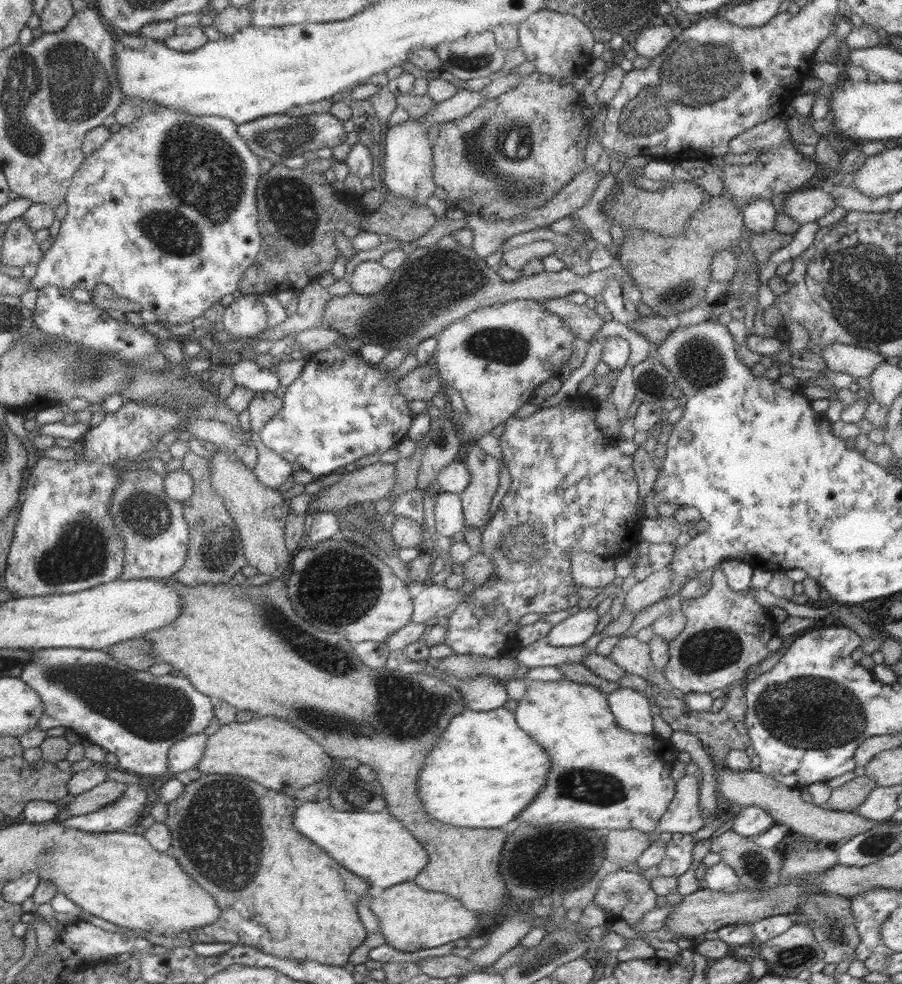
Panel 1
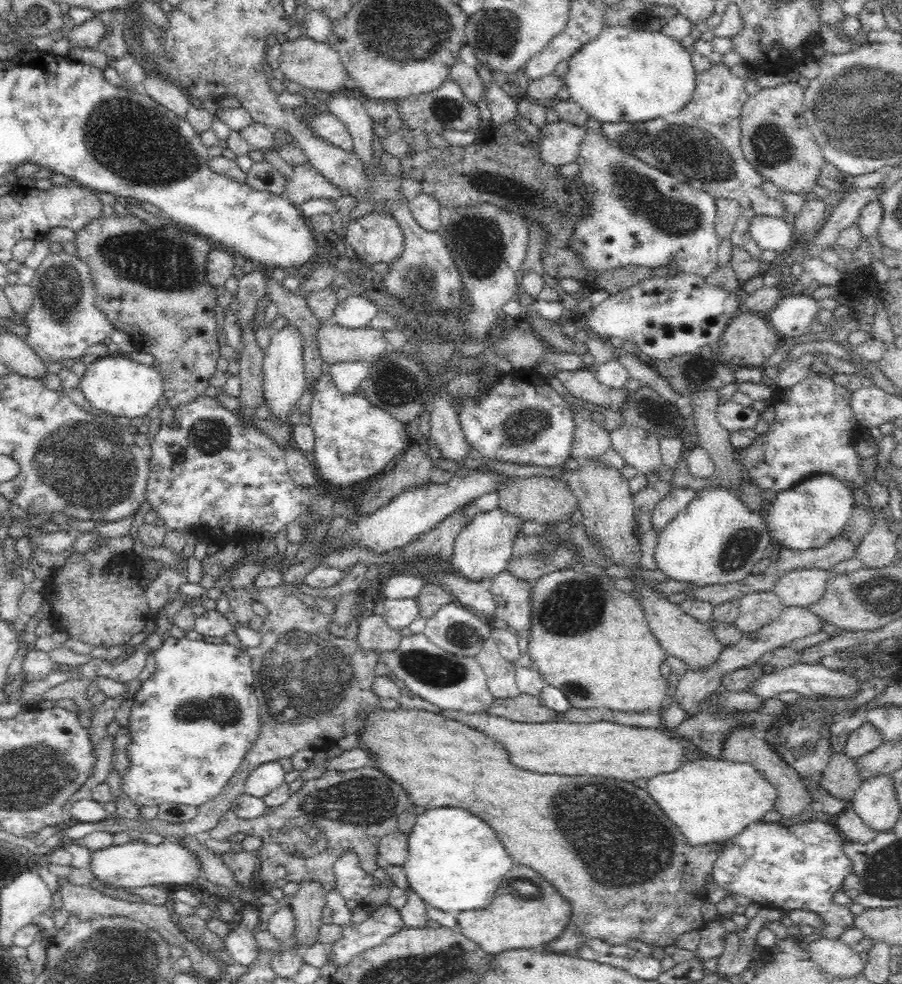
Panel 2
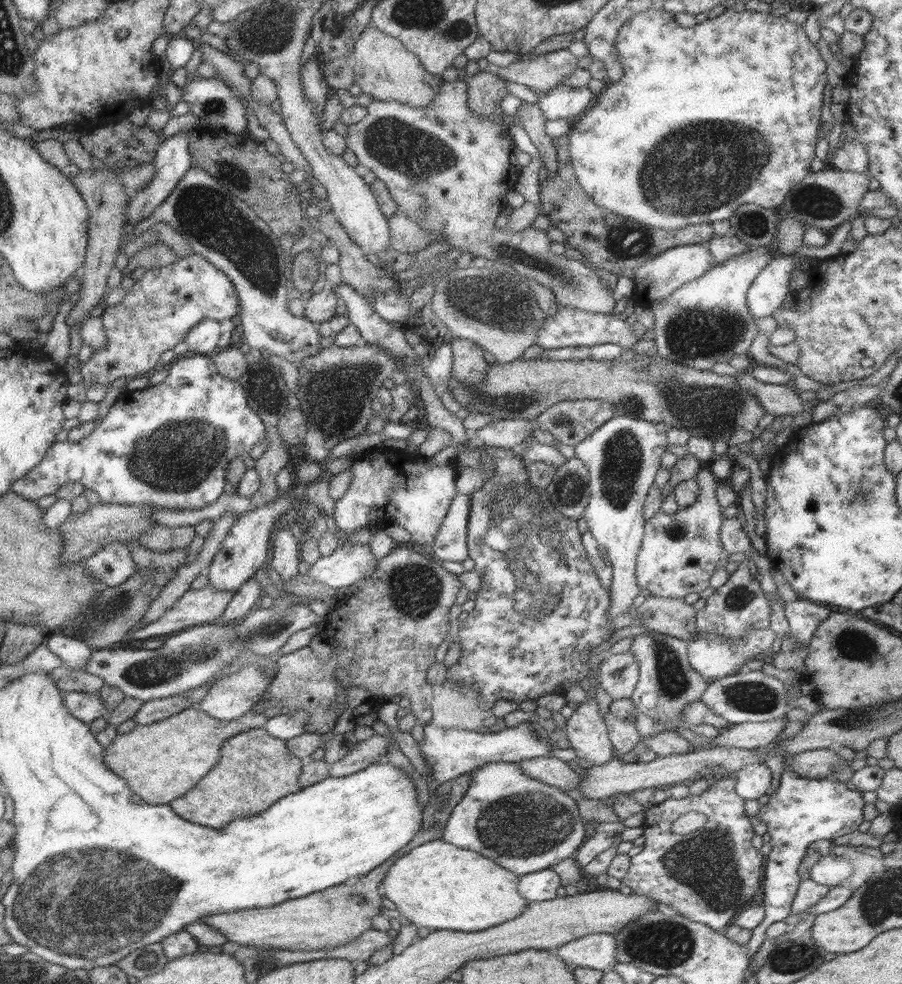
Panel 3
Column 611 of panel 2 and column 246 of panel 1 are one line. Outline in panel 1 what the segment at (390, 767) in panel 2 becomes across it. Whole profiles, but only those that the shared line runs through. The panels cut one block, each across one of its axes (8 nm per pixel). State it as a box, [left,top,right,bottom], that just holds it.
[163,774,368,967]

